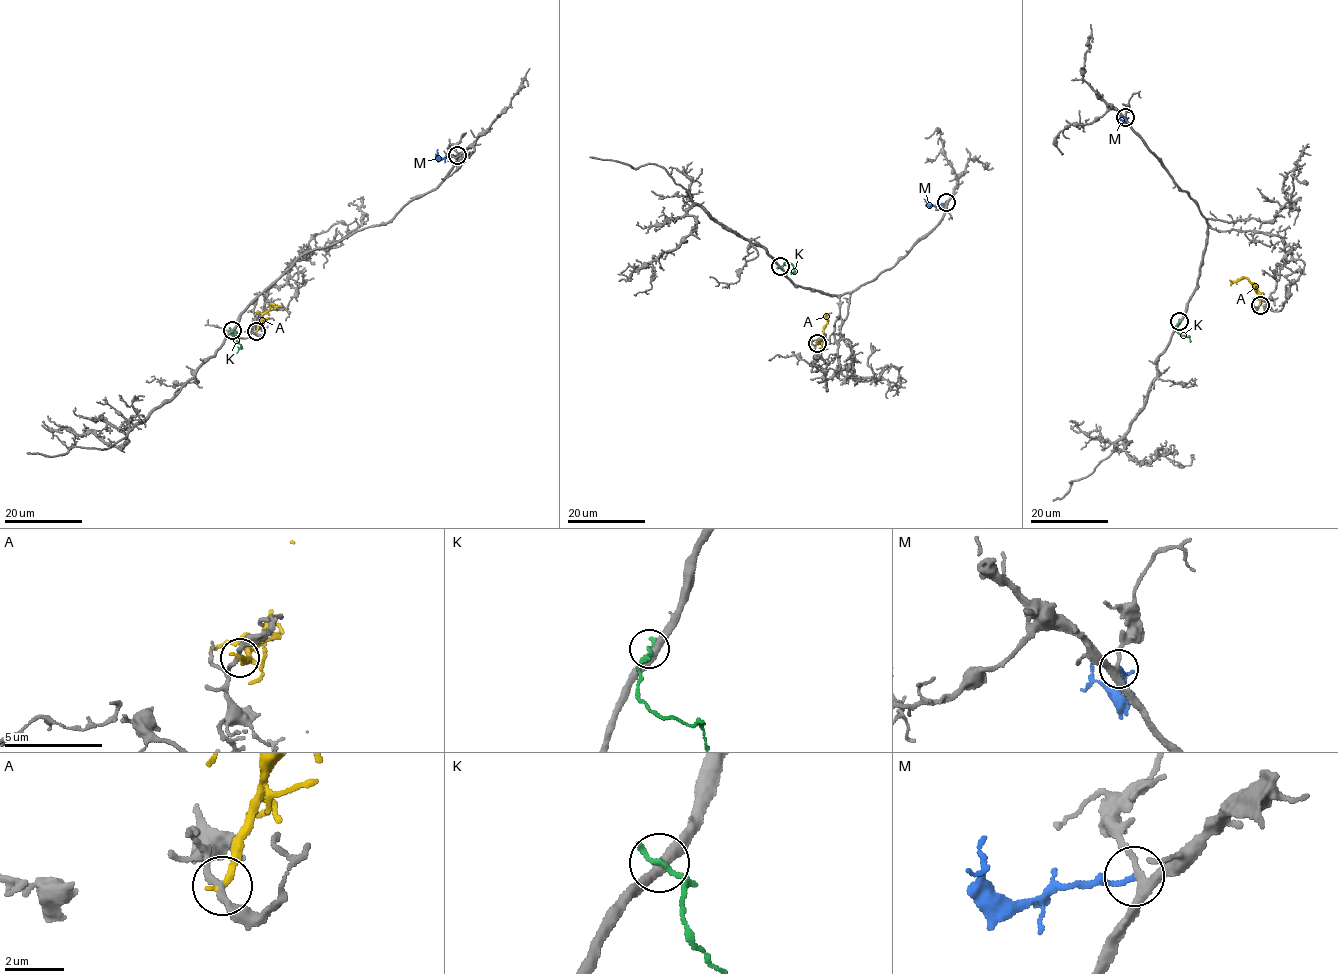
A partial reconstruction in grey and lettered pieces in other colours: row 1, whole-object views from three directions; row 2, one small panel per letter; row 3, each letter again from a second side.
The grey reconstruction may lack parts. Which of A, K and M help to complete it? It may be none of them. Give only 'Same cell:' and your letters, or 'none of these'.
Same cell: none of these

